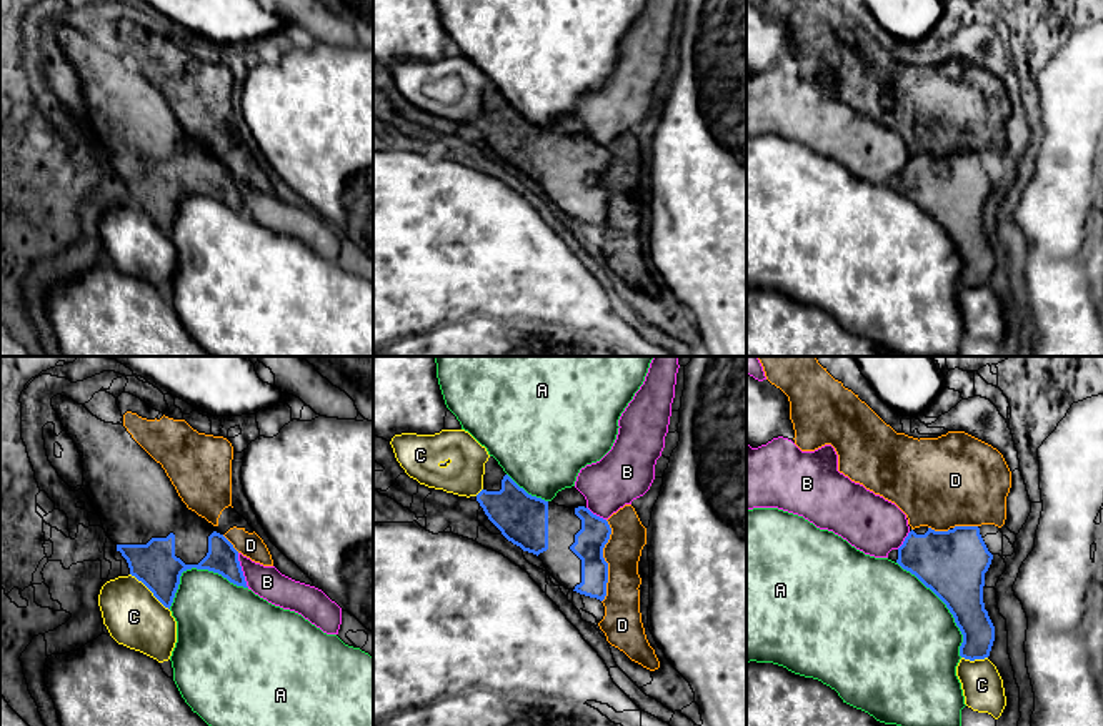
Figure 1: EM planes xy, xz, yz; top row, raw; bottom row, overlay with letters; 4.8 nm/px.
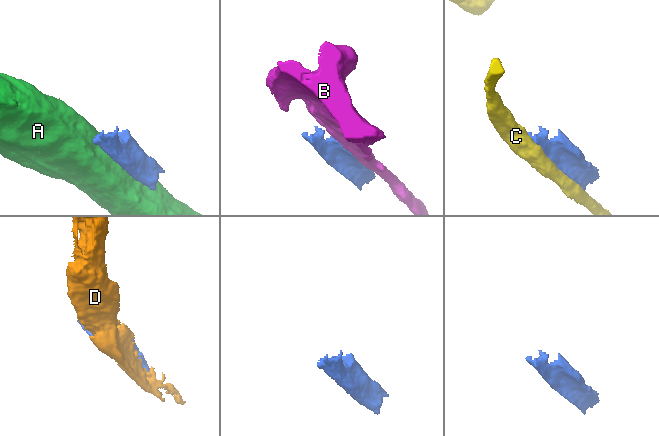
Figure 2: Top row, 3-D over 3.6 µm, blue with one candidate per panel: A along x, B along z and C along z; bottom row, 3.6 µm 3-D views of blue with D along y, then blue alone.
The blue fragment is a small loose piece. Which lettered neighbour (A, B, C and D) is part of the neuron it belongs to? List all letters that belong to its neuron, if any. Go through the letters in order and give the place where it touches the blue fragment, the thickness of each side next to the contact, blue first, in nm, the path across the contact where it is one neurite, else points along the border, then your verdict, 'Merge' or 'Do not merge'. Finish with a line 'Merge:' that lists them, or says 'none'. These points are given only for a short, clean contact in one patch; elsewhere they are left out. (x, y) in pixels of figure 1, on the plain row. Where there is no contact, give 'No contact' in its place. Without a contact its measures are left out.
A: Touches blue at xy (197, 195). Thickness 220 nm (blue) against 380 nm. Do not merge
B: Touches blue at xy (240, 197). Thickness 150 nm (blue) against 160 nm. Do not merge
C: Touches blue at xy (150, 217). Thickness 220 nm (blue) against 280 nm. Do not merge
D: Touches blue at xz (605, 188). Thickness 150 nm (blue) against 180 nm. Do not merge
Merge: none

